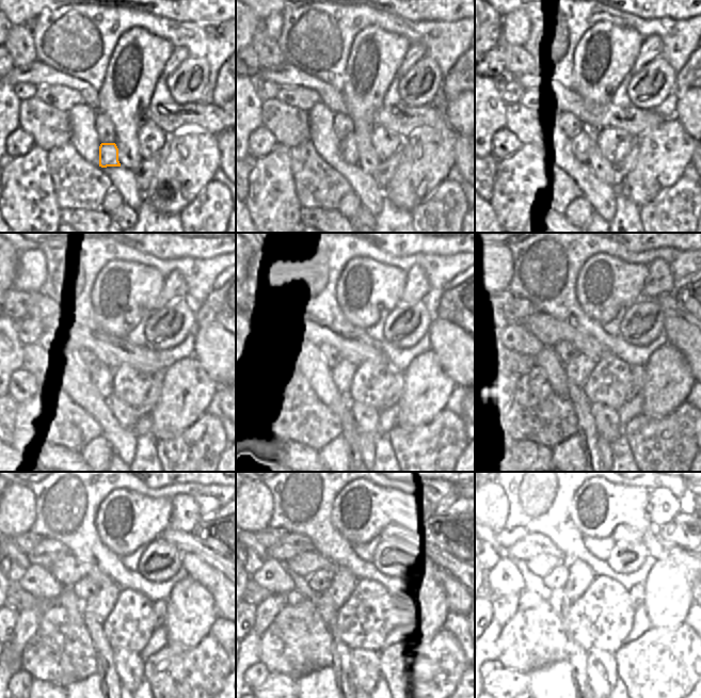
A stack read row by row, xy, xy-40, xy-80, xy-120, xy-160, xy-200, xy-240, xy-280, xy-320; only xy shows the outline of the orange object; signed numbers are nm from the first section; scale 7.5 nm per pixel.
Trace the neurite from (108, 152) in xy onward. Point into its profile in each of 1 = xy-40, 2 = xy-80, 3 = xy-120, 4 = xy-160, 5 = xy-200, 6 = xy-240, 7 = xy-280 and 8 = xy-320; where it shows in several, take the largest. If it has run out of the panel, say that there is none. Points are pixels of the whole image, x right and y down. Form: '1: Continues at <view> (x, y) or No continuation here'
1: Continues at xy-40 (348, 146)
2: Continues at xy-80 (582, 142)
3: Continues at xy-120 (102, 377)
4: Continues at xy-160 (341, 375)
5: Continues at xy-200 (578, 369)
6: Continues at xy-240 (100, 604)
7: Continues at xy-280 (344, 582)
8: Continues at xy-320 (580, 575).

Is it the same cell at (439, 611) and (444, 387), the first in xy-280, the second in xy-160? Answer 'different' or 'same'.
same

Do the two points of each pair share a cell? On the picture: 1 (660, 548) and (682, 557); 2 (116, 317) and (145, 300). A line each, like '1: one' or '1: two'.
1: two
2: one

